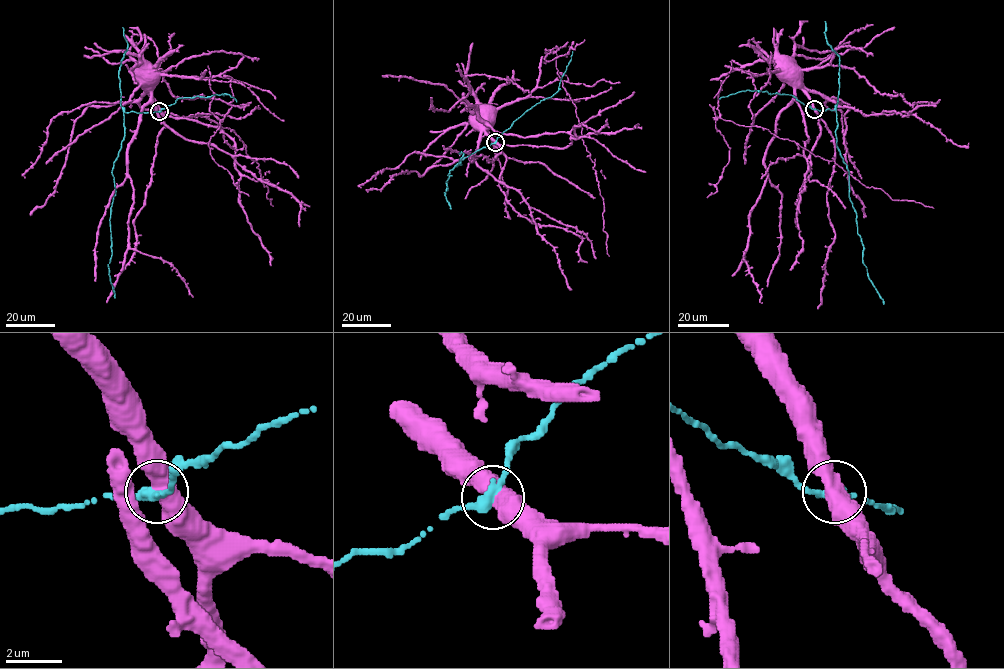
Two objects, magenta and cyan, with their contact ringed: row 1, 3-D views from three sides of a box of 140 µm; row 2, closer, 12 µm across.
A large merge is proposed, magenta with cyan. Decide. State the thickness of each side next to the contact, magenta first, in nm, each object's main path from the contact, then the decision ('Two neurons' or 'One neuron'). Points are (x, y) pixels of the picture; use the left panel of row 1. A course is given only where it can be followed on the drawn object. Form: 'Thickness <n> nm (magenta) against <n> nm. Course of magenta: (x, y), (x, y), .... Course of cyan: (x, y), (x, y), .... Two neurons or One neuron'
Thickness 550 nm (magenta) against 340 nm. Course of magenta: (159, 111), (157, 102), (149, 93), (151, 75). Course of cyan: (159, 111), (124, 112), (124, 136), (112, 171), (116, 194), (109, 222), (112, 255), (108, 269), (115, 297). Two neurons

